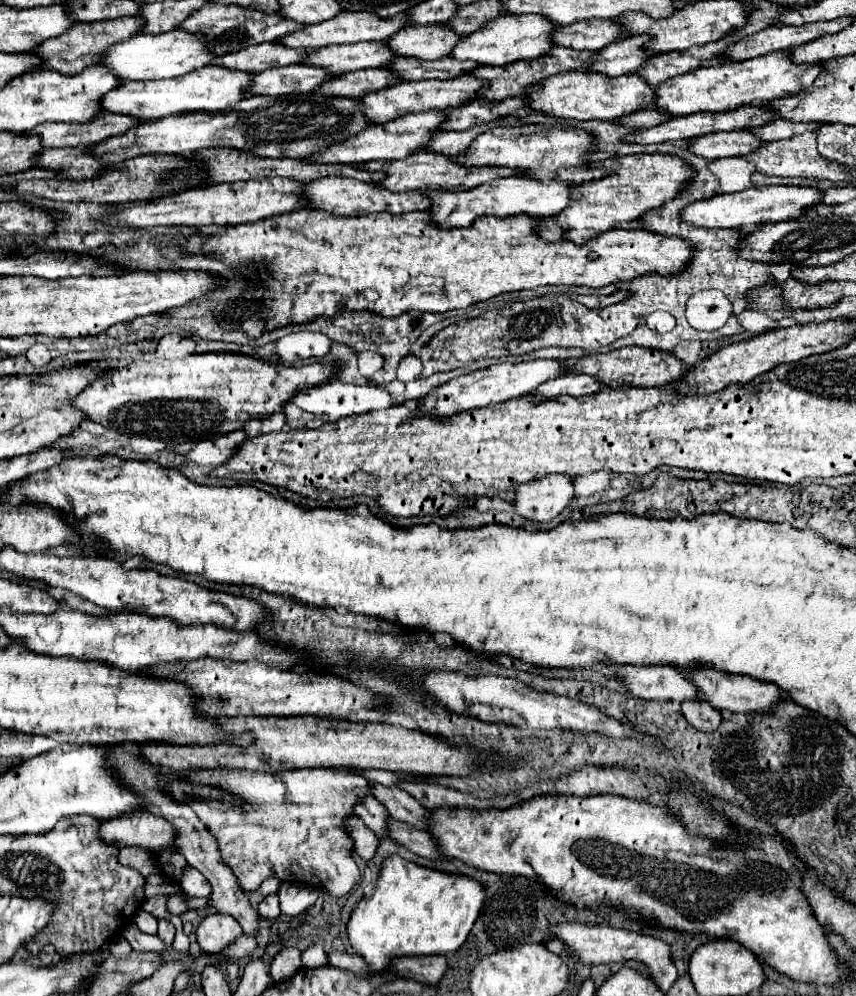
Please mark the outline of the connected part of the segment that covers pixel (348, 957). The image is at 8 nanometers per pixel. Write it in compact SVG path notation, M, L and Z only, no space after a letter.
M331 952L329 954L329 964L337 966L337 968L351 970L355 974L371 974L367 964L363 962L363 958L359 958L357 954L349 954L349 952Z

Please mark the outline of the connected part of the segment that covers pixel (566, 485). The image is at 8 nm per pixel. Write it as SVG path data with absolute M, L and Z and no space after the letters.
M555 474L523 484L519 488L519 498L513 502L517 514L537 522L553 520L575 498L573 480L573 476Z

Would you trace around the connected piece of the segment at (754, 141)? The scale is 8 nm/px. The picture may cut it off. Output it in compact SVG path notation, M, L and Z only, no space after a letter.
M747 130L713 132L713 134L701 136L697 140L691 140L691 144L689 144L691 152L695 152L707 160L727 158L727 156L745 156L749 152L759 150L761 146L763 146L763 140Z

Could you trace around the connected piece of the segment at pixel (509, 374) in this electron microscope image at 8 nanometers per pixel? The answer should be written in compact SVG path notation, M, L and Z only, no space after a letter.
M531 360L531 362L519 362L519 364L511 364L511 362L501 362L477 372L471 372L467 376L459 376L447 384L443 384L441 388L433 390L427 398L419 400L419 404L427 410L427 414L439 414L439 416L449 416L453 412L461 412L461 410L471 410L471 408L483 408L489 404L499 404L499 402L507 402L511 398L523 398L527 394L531 394L533 390L537 390L543 382L555 380L563 374L571 372L567 362L561 360Z

